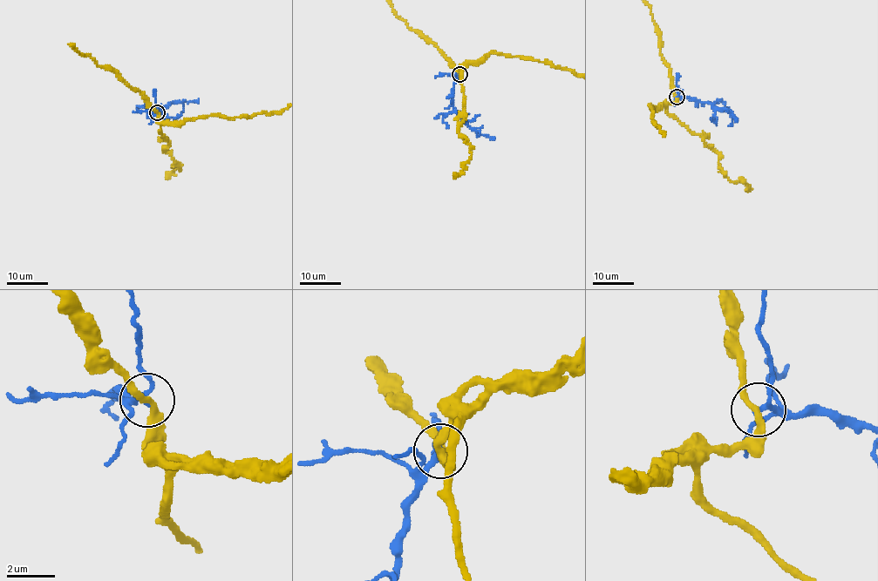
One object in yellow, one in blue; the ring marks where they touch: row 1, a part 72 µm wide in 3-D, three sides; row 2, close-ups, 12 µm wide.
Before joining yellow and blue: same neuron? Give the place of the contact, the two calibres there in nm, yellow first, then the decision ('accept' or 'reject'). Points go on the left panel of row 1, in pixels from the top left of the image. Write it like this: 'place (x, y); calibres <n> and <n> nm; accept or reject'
place (157, 112); calibres 280 and 200 nm; reject

